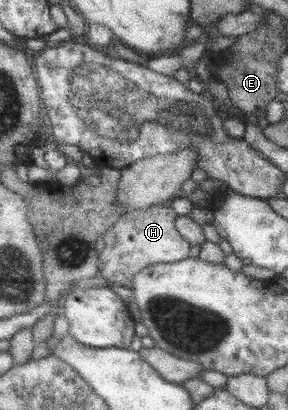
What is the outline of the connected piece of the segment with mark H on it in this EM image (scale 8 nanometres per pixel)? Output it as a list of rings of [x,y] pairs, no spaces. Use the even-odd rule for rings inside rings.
[[[165,202],[123,214],[103,235],[106,246],[98,256],[101,265],[98,275],[129,288],[133,285],[135,274],[143,268],[175,263],[189,257],[192,243],[175,228],[176,221],[177,214],[172,207],[165,206]]]

